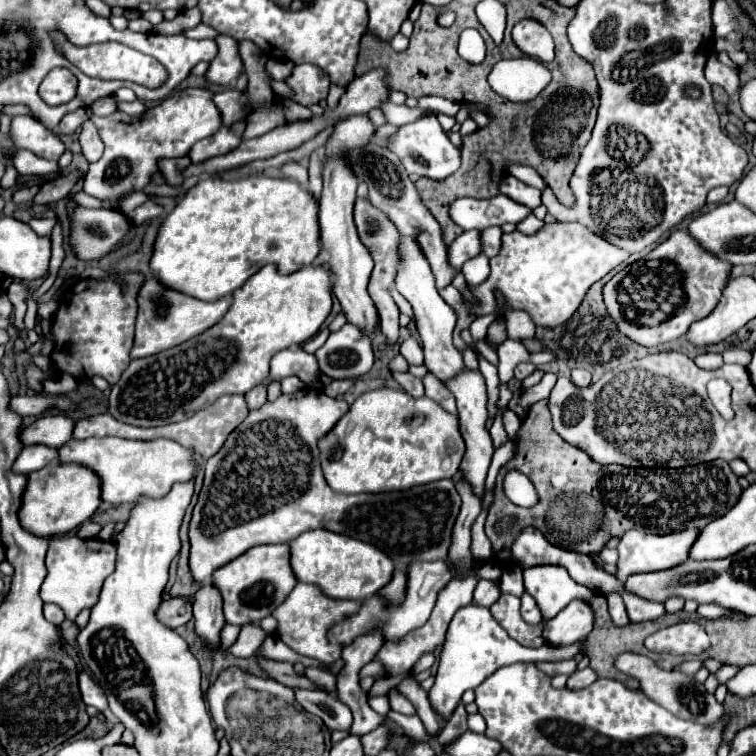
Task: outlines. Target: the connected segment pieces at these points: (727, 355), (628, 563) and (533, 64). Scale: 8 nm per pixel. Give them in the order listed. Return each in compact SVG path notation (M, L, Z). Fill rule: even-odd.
M725 349L723 359L725 359L725 363L739 363L739 365L747 367L751 361L751 353L745 349Z
M637 529L627 531L619 543L619 561L617 561L619 581L625 581L631 573L663 571L663 569L675 567L677 563L685 563L685 559L689 559L689 547L695 543L697 535L699 535L699 529L685 529L669 535L647 535Z
M503 59L489 73L489 81L498 83L498 94L512 102L535 99L551 81L547 67L535 59Z

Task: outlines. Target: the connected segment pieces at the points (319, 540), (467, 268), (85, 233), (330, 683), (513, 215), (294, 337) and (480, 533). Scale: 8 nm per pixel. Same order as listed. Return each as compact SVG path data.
M305 531L289 545L291 545L291 567L297 579L303 583L319 585L325 595L335 599L355 599L355 601L367 599L377 591L381 591L391 581L391 575L395 571L395 563L389 559L389 555L377 551L377 547L373 547L371 543L361 543L357 539L349 539L347 535L333 535L333 531Z
M481 253L473 259L469 259L465 265L463 265L463 275L465 275L465 281L469 287L477 287L481 281L485 281L489 277L489 259Z
M75 207L71 215L69 245L77 259L99 261L129 231L127 217L117 209Z
M305 667L305 673L311 681L315 681L323 691L335 691L335 675L317 667Z
M497 195L493 199L471 199L461 197L455 199L449 207L451 219L461 229L487 229L487 227L501 227L503 223L519 223L531 213L529 207L515 203L505 195Z
M273 263L265 265L241 289L233 293L233 305L225 313L221 323L213 325L203 335L189 339L189 343L181 343L151 357L133 359L111 389L109 413L129 425L159 427L187 419L199 409L215 403L221 395L245 395L257 383L263 383L269 377L269 361L277 351L283 351L291 345L301 345L321 329L333 307L331 287L333 273L325 265L313 263L291 275L279 273L277 265Z
M481 507L481 513L478 515L475 525L472 525L471 528L471 552L476 559L482 559L484 561L488 561L493 558L492 544L484 531L484 524L487 515L487 510Z

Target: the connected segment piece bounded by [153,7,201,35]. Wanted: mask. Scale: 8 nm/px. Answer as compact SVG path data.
M197 7L193 9L185 9L181 11L173 21L163 21L159 25L153 27L155 33L165 33L165 35L173 35L173 33L183 33L185 29L191 29L195 25L201 23L201 11Z

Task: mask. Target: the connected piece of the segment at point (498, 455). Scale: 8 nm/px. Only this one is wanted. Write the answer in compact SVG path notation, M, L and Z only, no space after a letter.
M507 439L501 447L495 449L495 455L493 455L493 461L491 461L491 467L489 467L489 473L487 473L487 489L491 489L491 485L493 485L495 479L497 479L499 469L501 469L507 461L513 459L515 451L517 451L517 445L515 445L515 441L511 441L511 439Z

